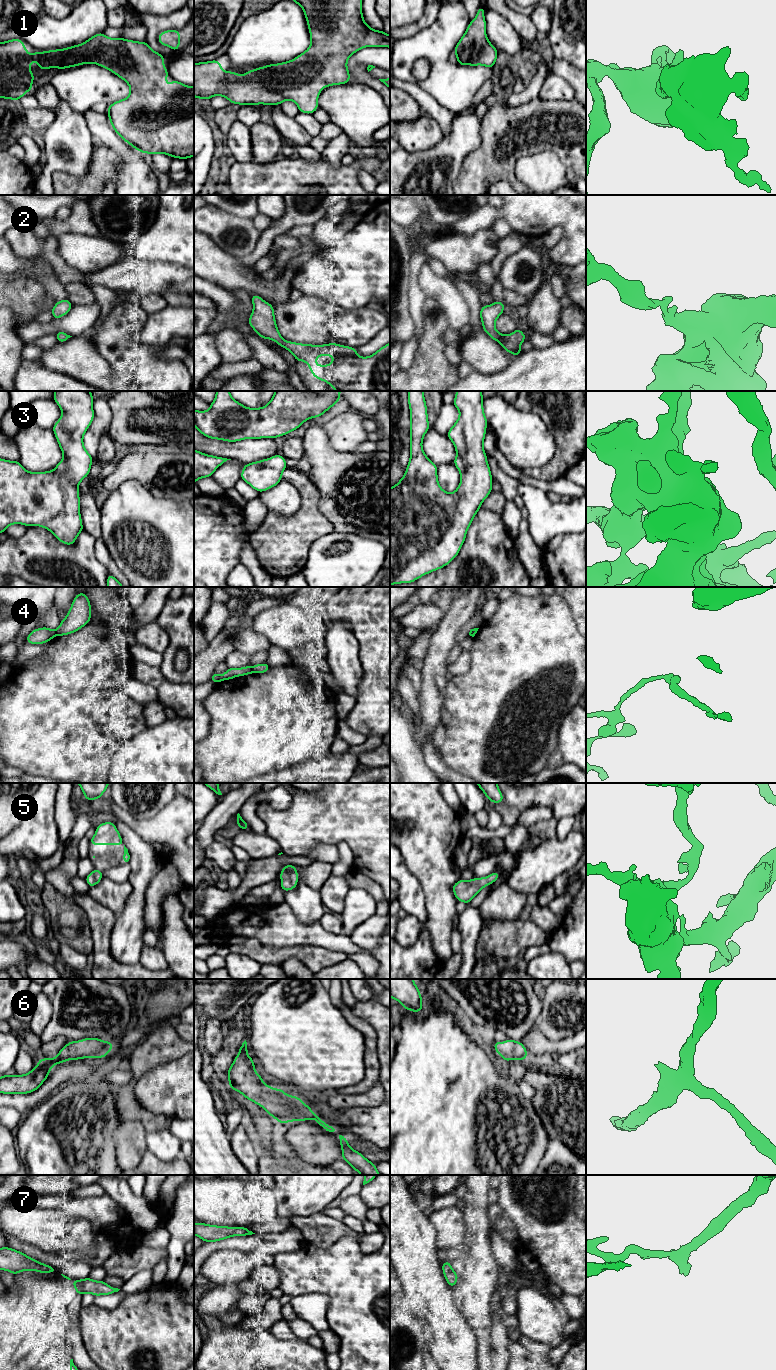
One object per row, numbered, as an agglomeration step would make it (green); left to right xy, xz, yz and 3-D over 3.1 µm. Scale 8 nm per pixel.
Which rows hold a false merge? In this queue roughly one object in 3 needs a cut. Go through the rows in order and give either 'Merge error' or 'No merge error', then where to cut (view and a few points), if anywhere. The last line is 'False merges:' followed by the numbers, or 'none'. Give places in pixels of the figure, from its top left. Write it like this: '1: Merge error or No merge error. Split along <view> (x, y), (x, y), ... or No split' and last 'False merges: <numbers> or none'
1: No merge error. No split
2: Merge error. Split along xz (265, 302), (257, 301), (253, 308)
3: No merge error. No split
4: Merge error. Split along xz (251, 667), (252, 672)
5: No merge error. No split
6: No merge error. No split
7: No merge error. No split
False merges: 2, 4

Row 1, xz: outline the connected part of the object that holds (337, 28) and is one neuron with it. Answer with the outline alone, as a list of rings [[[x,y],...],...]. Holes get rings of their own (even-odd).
[[[291,0],[301,6],[304,11],[310,32],[310,47],[291,61],[270,64],[254,70],[249,70],[245,75],[235,72],[224,72],[219,60],[194,63],[194,97],[211,99],[219,95],[227,98],[232,104],[240,105],[280,105],[286,100],[294,101],[299,112],[313,114],[319,108],[318,97],[321,90],[331,85],[346,84],[350,81],[347,69],[348,58],[365,47],[389,47],[390,35],[384,31],[370,28],[362,15],[362,0]]]

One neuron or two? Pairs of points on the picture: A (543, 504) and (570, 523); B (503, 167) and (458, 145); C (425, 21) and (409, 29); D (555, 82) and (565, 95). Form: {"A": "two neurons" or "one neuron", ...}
{"A": "one neuron", "B": "two neurons", "C": "one neuron", "D": "one neuron"}

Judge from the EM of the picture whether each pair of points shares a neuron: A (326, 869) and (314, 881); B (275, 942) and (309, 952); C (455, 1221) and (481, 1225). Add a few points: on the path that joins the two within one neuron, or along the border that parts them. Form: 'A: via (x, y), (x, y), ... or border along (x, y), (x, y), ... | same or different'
A: via (323, 872), (317, 878) | same
B: border along (269, 947), (317, 947) | different
C: border along (462, 1212), (465, 1225), (464, 1241) | different

